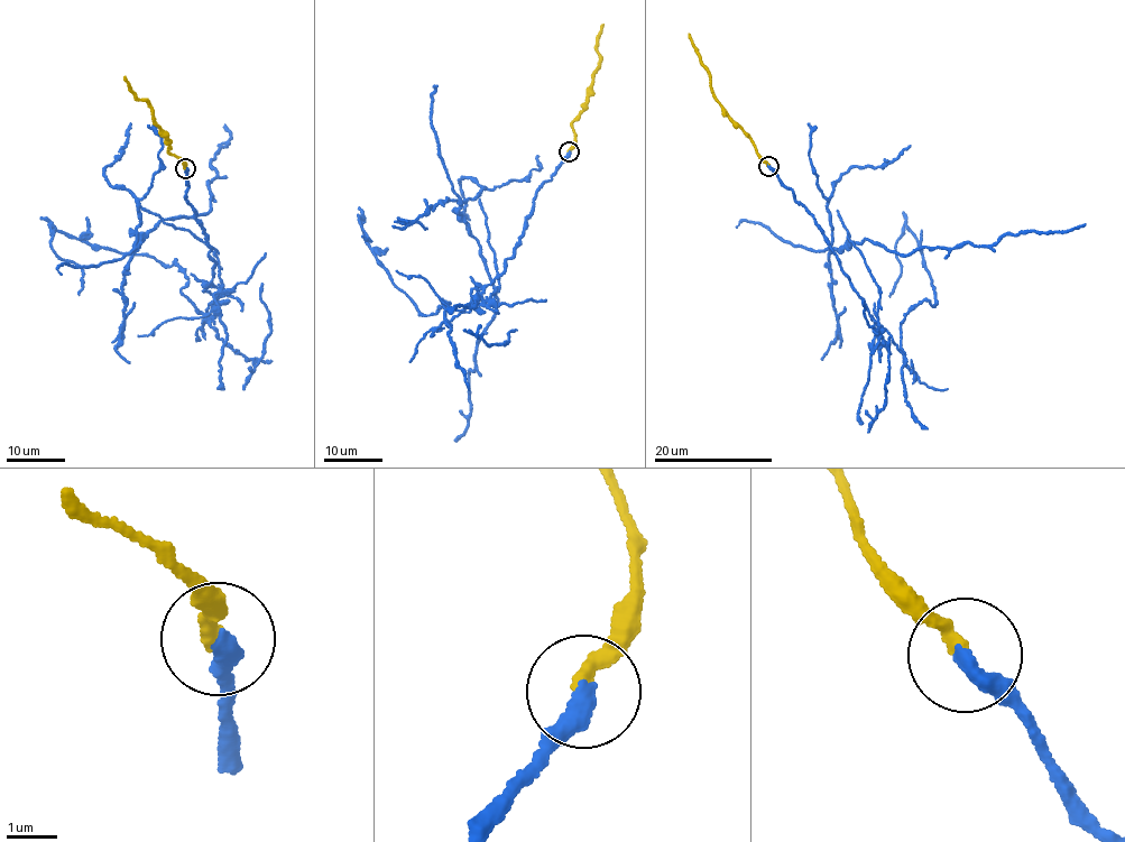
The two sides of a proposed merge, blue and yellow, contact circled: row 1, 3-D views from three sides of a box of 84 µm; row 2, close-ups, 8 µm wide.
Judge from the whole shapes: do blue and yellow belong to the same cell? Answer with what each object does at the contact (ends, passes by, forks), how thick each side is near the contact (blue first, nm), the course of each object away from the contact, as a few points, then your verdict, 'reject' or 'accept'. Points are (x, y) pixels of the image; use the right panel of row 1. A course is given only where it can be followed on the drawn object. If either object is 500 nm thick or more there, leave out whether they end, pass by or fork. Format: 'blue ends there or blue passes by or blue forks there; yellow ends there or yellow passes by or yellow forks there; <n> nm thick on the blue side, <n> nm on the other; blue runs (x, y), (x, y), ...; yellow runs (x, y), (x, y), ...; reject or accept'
blue ends there; yellow ends there; 400 nm thick on the blue side, 320 nm on the other; blue runs (768, 166), (878, 323), (879, 289), (831, 213), (831, 246), (865, 239), (906, 255), (1086, 223); yellow runs (768, 166), (718, 102), (710, 76), (689, 34); reject

